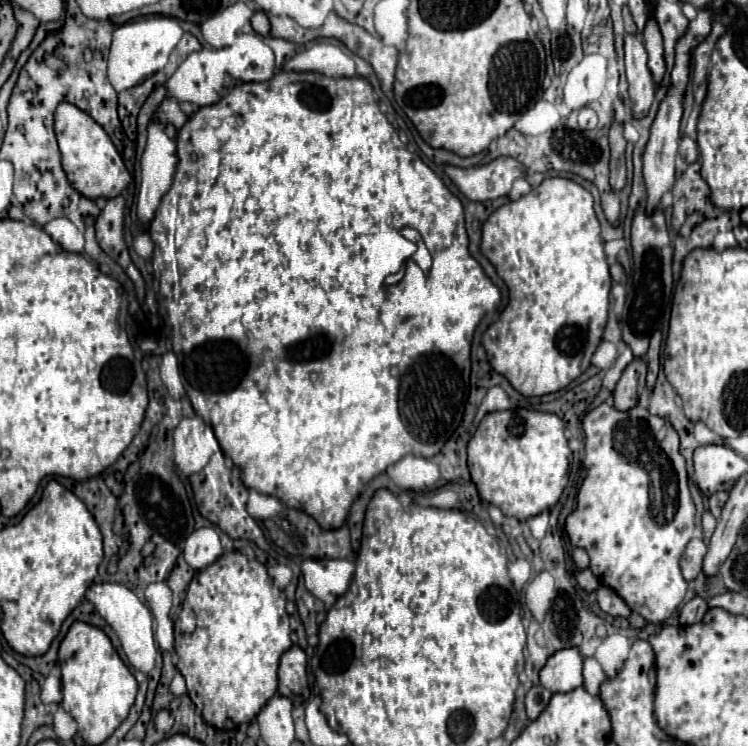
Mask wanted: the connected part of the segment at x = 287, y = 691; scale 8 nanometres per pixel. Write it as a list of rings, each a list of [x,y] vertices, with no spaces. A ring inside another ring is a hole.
[[[292,645],[280,659],[278,693],[292,699],[294,705],[302,705],[310,695],[306,675],[306,653],[298,645]]]

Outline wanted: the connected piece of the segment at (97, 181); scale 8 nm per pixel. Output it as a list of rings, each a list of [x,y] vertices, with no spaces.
[[[60,103],[54,113],[54,129],[62,153],[62,167],[68,175],[70,185],[88,199],[112,199],[122,193],[122,189],[132,181],[128,169],[108,133],[92,119],[88,113],[80,111],[72,103]]]

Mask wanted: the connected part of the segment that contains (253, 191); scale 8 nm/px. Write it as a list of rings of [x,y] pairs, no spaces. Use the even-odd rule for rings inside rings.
[[[280,71],[270,81],[264,81],[264,83],[238,83],[218,103],[214,103],[210,107],[200,107],[196,113],[190,115],[190,119],[186,121],[186,125],[178,131],[176,143],[178,143],[180,163],[178,163],[178,169],[176,169],[176,175],[174,175],[174,183],[172,183],[170,191],[168,191],[170,195],[168,193],[164,195],[164,199],[162,199],[150,224],[149,234],[155,244],[151,265],[153,270],[162,271],[157,275],[159,295],[166,307],[168,321],[172,325],[172,349],[176,353],[178,361],[180,361],[180,373],[182,373],[184,387],[188,391],[188,399],[196,414],[203,415],[209,421],[208,423],[214,429],[216,439],[218,439],[224,455],[230,457],[232,463],[240,469],[240,477],[242,477],[242,481],[244,481],[244,485],[248,489],[256,489],[258,493],[272,495],[276,499],[280,499],[284,505],[308,513],[310,517],[316,519],[316,523],[322,523],[320,525],[322,529],[338,529],[346,521],[352,501],[356,499],[356,495],[360,493],[360,489],[372,477],[384,473],[390,465],[394,465],[396,461],[400,461],[400,457],[404,457],[408,453],[420,455],[420,457],[434,457],[444,447],[444,443],[450,439],[450,435],[458,429],[458,425],[462,421],[462,415],[464,415],[464,401],[468,401],[468,365],[470,365],[470,345],[472,345],[474,329],[478,327],[480,319],[488,311],[494,311],[498,307],[500,297],[502,297],[500,289],[490,281],[490,277],[486,277],[486,273],[480,267],[480,263],[468,251],[468,235],[466,235],[466,229],[464,229],[464,209],[462,209],[460,199],[448,191],[448,187],[442,183],[442,179],[420,159],[420,155],[410,153],[404,147],[404,143],[398,139],[396,129],[390,125],[390,121],[386,119],[386,115],[378,109],[378,99],[376,99],[376,95],[372,91],[372,85],[364,77],[338,77],[338,79],[332,79],[332,77],[324,77],[322,73]],[[404,227],[416,229],[426,239],[428,251],[432,253],[432,267],[428,271],[428,277],[424,277],[424,289],[426,289],[424,297],[416,305],[410,305],[408,311],[402,309],[402,307],[398,307],[400,283],[396,283],[396,285],[384,285],[386,275],[396,273],[398,267],[402,267],[402,263],[406,265],[406,259],[416,251],[416,245],[410,243],[408,239],[404,239],[400,235],[400,231]]]

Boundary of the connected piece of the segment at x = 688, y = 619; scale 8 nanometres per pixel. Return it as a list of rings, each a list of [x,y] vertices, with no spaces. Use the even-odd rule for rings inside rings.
[[[696,595],[694,599],[690,599],[682,609],[680,609],[680,625],[692,625],[702,621],[702,617],[708,611],[708,603],[704,597]]]

